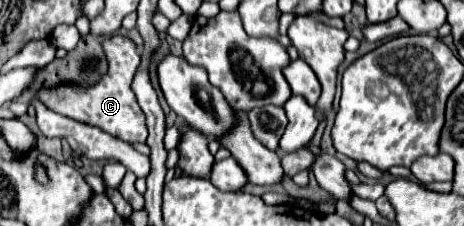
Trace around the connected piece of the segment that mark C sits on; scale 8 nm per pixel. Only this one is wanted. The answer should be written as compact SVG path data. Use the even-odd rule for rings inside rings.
M114 34L104 40L104 50L106 50L106 56L110 58L110 70L108 70L106 78L102 78L102 82L98 82L98 86L90 86L90 88L58 86L54 90L38 92L38 98L50 110L54 110L62 116L68 116L72 120L96 126L114 138L120 138L130 144L146 142L148 130L146 130L146 122L144 122L144 112L140 110L136 96L132 92L132 80L134 80L134 74L140 66L138 48L128 38Z

